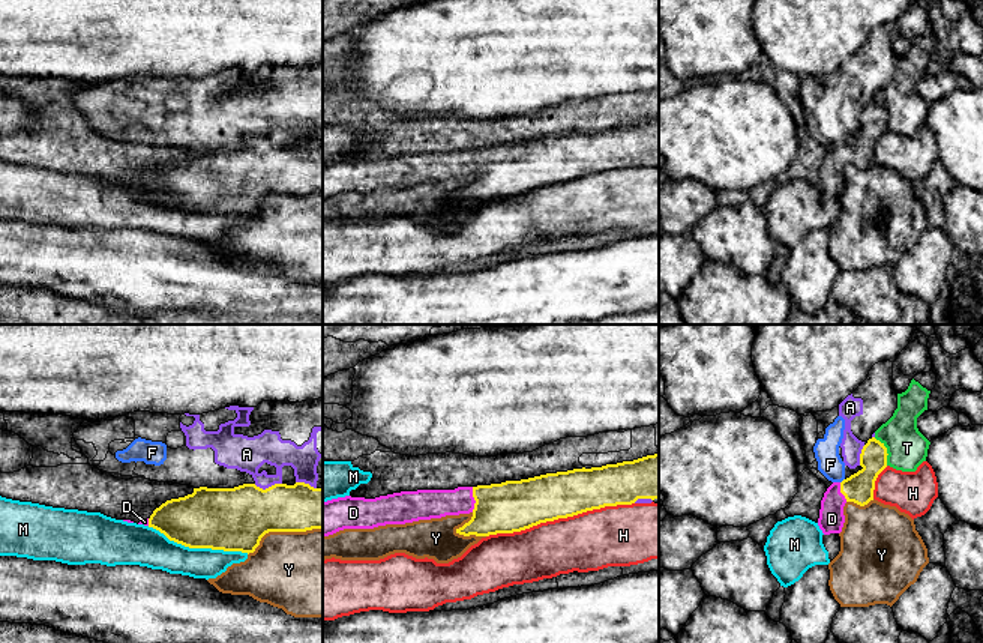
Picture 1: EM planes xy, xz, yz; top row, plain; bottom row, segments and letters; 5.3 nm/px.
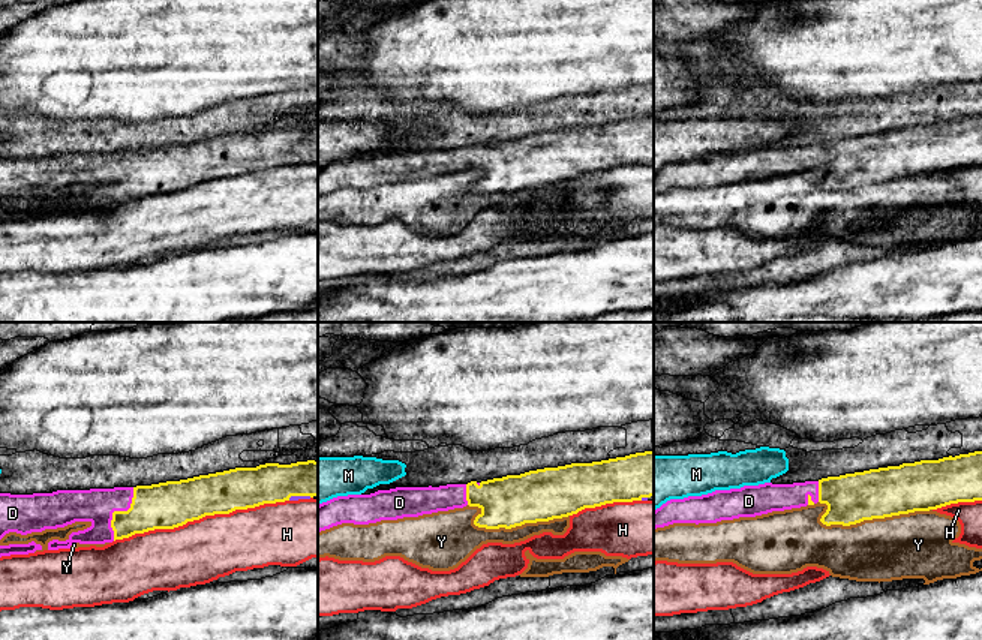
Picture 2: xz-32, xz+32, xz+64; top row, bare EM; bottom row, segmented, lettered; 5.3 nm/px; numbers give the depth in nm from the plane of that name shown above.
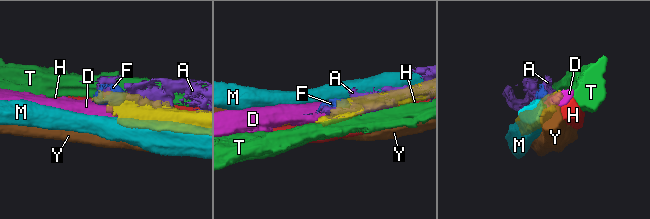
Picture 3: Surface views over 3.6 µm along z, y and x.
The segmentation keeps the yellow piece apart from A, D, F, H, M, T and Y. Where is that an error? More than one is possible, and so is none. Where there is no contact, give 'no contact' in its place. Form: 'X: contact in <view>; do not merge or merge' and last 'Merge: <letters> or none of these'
A: contact in xy; do not merge
D: contact in xz; merge
F: contact in yz; do not merge
H: contact in xz; do not merge
M: contact in xy; do not merge
T: contact in yz; do not merge
Y: contact in xy; do not merge
Merge: D

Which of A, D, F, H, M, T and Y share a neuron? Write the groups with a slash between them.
A F / D / H / M / T / Y

